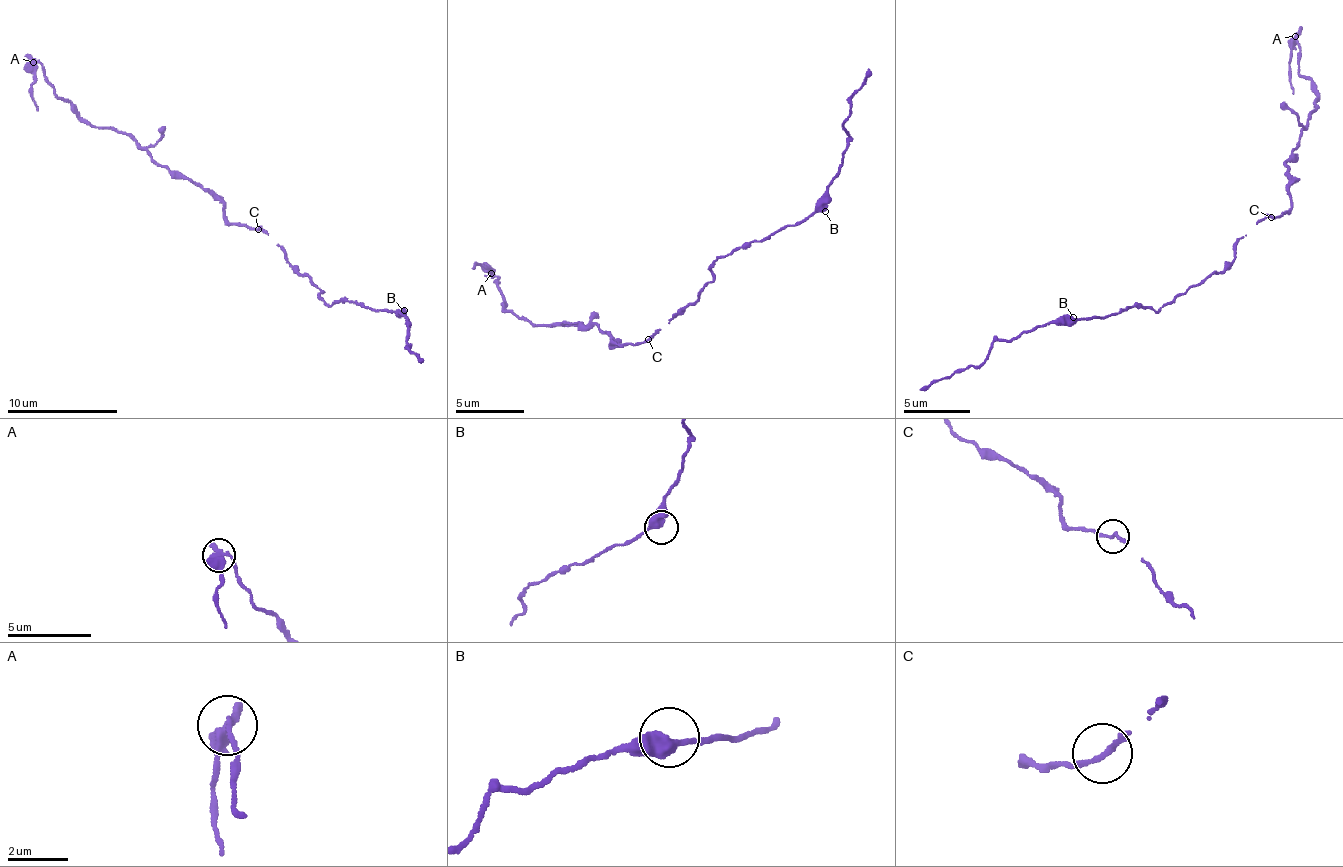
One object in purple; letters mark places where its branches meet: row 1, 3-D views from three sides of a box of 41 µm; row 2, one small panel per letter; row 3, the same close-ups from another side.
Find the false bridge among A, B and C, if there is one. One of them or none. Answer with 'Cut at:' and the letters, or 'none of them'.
Cut at: A

